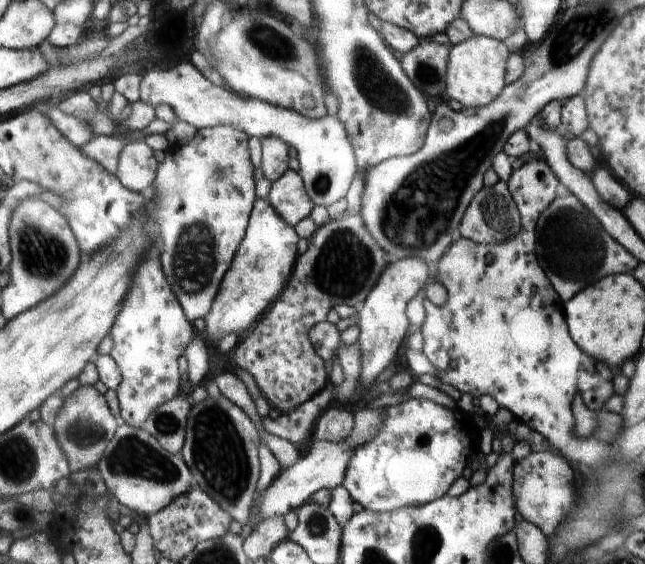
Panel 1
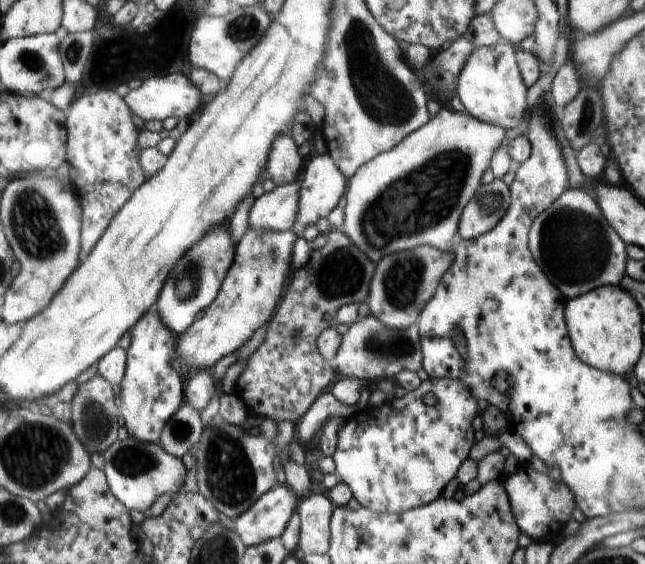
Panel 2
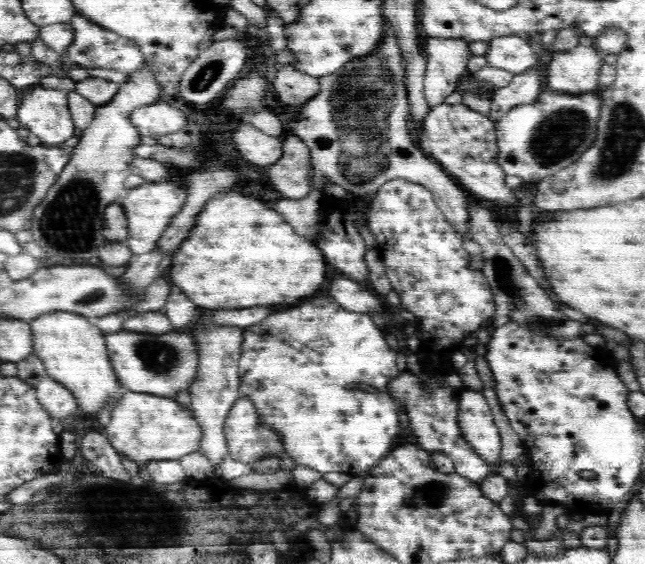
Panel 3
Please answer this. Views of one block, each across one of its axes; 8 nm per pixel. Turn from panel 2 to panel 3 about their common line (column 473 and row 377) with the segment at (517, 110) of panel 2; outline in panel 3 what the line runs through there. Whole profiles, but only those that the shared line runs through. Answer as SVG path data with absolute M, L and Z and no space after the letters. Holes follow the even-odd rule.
M50 310L34 316L30 320L34 354L46 364L46 376L62 382L78 400L78 410L84 414L98 414L104 408L110 408L120 400L124 388L118 384L118 378L112 370L106 334L92 324L88 316L66 310Z

